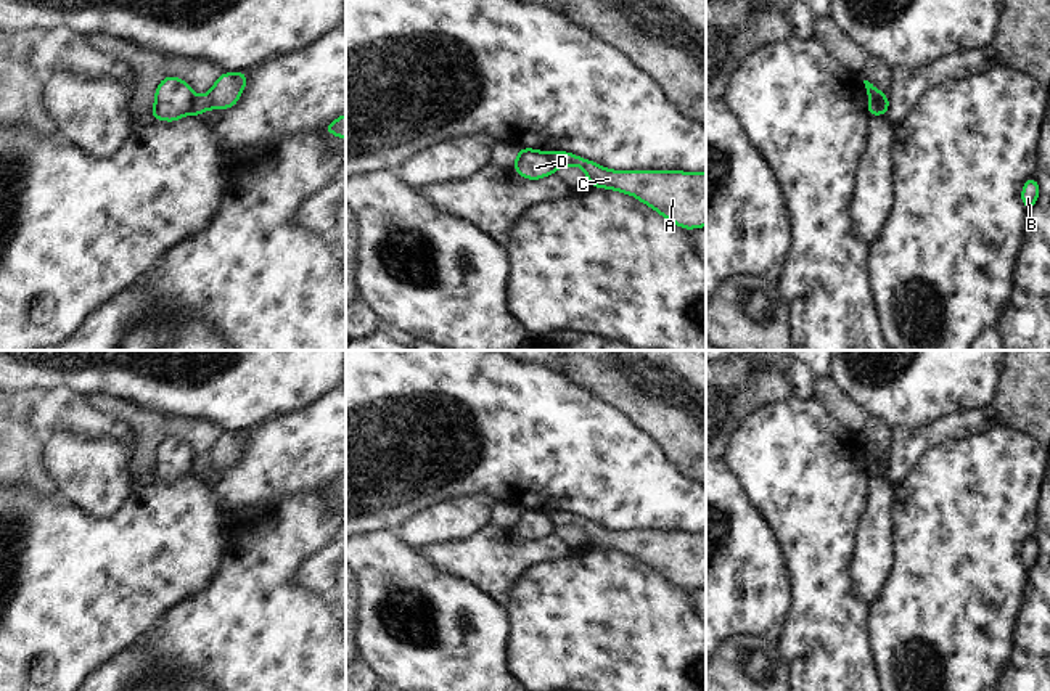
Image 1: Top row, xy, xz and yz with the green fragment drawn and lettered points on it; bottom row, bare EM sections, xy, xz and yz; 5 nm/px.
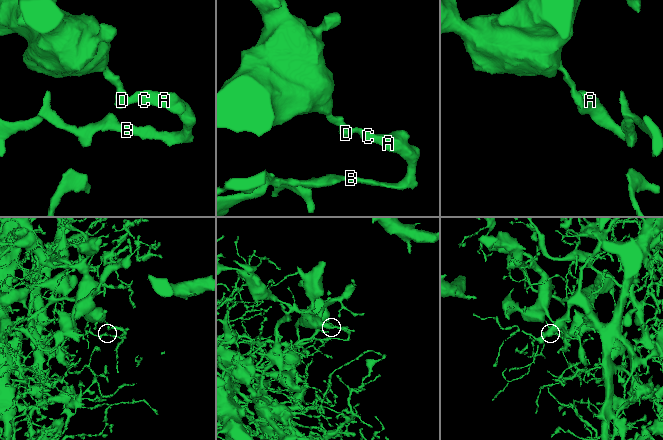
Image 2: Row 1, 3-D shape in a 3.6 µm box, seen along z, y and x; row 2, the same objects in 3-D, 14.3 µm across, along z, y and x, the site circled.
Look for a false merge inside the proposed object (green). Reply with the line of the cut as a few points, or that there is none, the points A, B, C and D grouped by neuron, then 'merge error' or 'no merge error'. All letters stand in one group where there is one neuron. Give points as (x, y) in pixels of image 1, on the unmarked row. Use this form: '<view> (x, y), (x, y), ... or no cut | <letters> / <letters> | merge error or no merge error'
yz (869, 453), (877, 460), (881, 473) | A B C / D | merge error

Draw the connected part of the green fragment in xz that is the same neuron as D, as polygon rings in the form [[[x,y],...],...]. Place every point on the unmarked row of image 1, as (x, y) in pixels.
[[[534,508],[516,511],[513,529],[519,537],[527,540],[540,540],[558,532],[558,527],[550,521],[550,514]]]

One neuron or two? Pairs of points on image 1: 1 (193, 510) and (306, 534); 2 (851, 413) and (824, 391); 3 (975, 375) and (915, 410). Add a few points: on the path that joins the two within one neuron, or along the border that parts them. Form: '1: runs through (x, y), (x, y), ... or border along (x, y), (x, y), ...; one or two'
1: border along (224, 523), (222, 561); two
2: runs through (844, 410), (830, 396); one
3: runs through (960, 375), (951, 375), (930, 396); one

